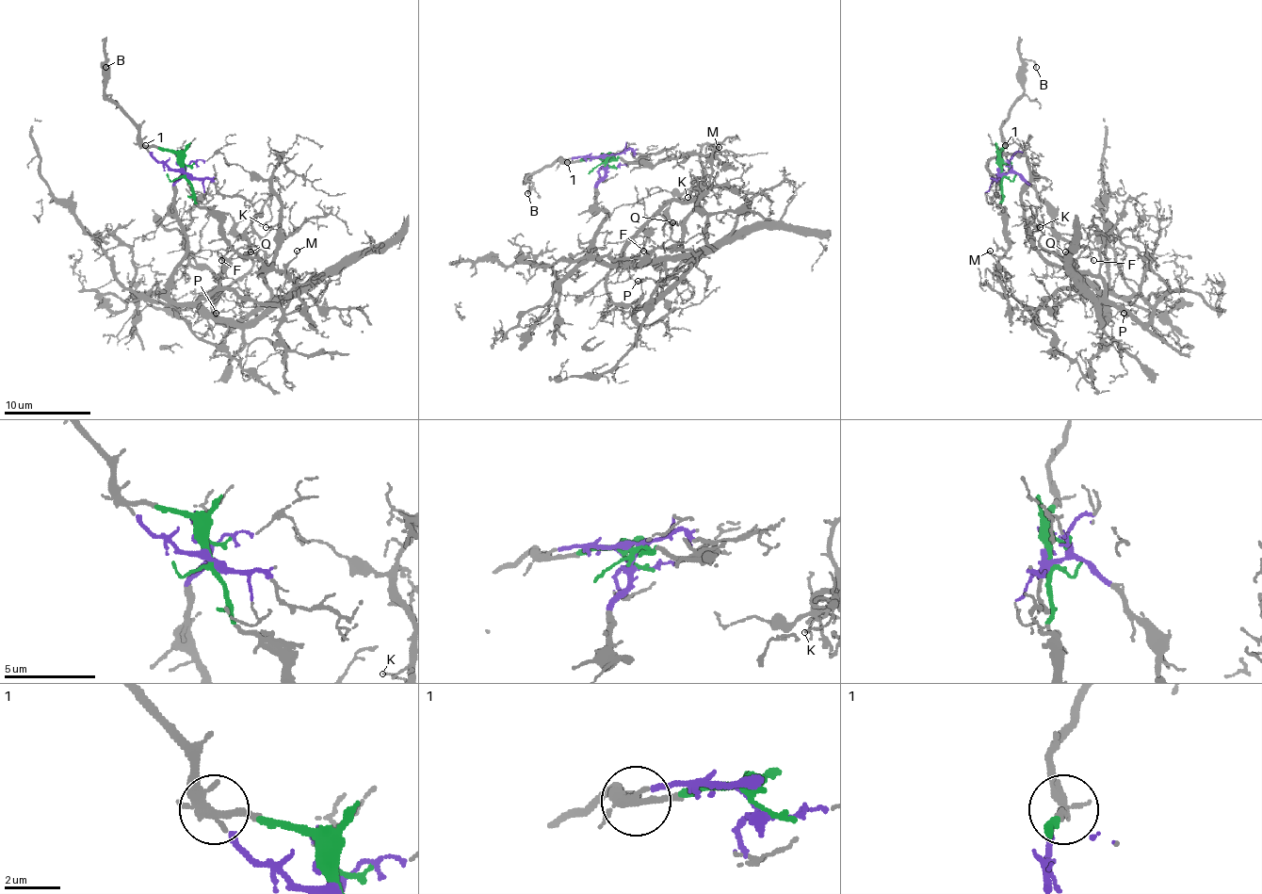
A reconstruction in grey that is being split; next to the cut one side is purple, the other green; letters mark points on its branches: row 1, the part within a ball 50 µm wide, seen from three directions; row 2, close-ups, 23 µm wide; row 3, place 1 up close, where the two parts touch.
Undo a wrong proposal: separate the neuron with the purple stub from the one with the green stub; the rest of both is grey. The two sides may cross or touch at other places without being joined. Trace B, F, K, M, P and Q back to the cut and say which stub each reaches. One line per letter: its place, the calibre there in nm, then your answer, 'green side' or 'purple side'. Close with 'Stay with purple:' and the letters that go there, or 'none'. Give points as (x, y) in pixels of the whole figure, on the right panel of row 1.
B: at (1036, 67); 170 nm thick; green side
F: at (1093, 260); 100 nm thick; purple side
K: at (1040, 227); 90 nm thick; purple side
M: at (990, 251); 130 nm thick; green side
P: at (1124, 313); 150 nm thick; purple side
Q: at (1065, 251); 160 nm thick; purple side
Stay with purple: F, K, P, Q

